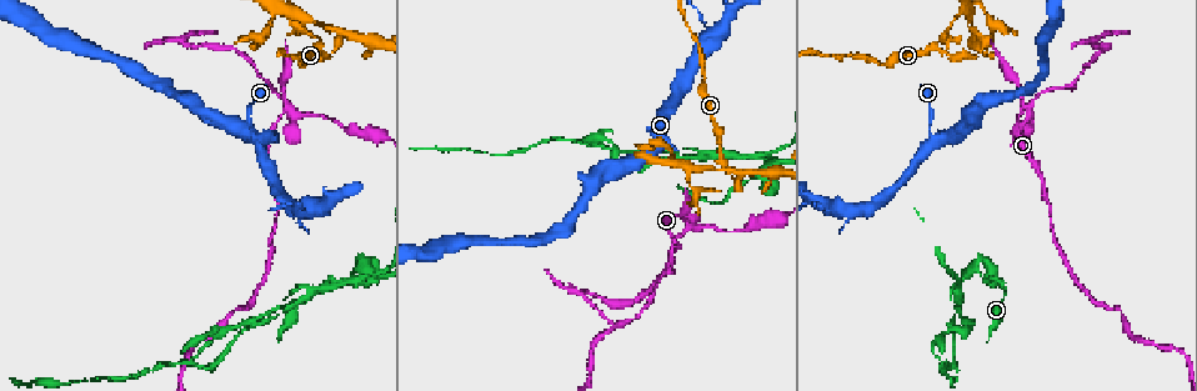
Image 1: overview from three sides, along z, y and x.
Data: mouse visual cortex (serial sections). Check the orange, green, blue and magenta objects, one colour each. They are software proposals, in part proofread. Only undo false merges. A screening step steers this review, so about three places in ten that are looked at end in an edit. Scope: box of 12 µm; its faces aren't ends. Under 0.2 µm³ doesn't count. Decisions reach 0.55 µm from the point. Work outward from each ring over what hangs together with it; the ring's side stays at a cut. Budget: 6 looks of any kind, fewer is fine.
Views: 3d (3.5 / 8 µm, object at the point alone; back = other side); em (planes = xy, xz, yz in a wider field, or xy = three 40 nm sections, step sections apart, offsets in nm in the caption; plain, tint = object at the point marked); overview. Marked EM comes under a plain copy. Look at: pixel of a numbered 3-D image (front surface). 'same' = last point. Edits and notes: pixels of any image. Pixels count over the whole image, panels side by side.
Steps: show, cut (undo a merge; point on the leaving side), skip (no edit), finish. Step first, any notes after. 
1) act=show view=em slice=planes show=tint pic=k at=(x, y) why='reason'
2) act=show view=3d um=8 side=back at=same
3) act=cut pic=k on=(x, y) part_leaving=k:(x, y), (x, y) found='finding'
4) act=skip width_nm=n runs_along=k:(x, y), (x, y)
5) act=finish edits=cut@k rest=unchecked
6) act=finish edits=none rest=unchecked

act=show view=3d um=3.5 pic=1 at=(686, 224) why='sharp bend'

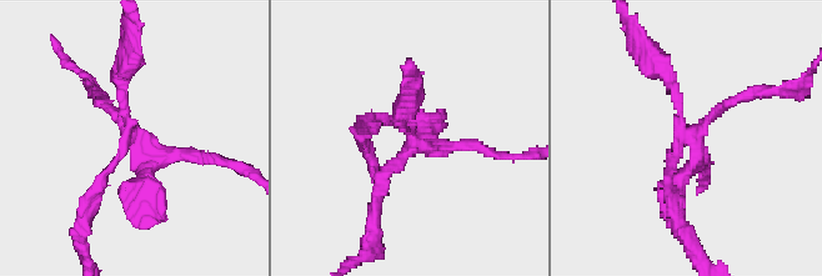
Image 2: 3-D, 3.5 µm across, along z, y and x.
act=show view=em slice=planes show=tint pic=2 at=(132, 132)

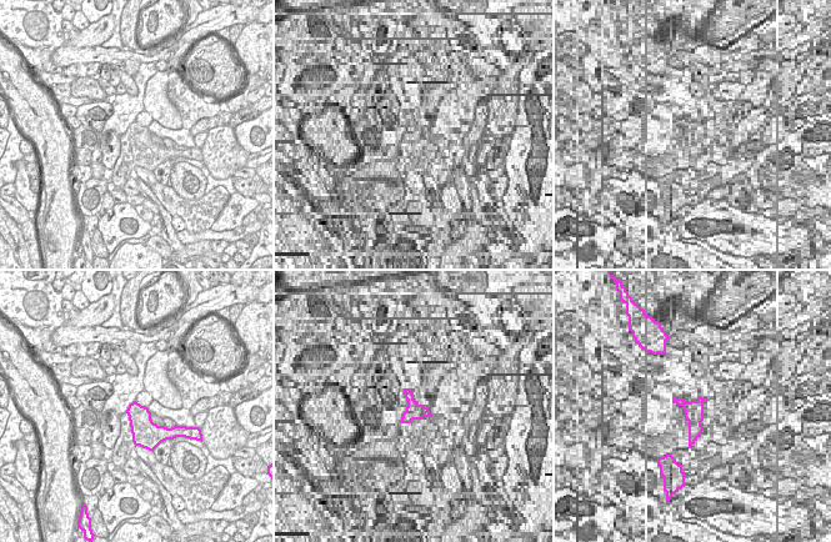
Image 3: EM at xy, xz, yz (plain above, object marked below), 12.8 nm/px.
act=cut pic=2 on=(427, 116) part_leaving=2:(411, 136), (416, 146), (481, 146), (507, 156) found='two cells meet here'

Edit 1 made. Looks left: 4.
act=show view=overview why='see it whole again'

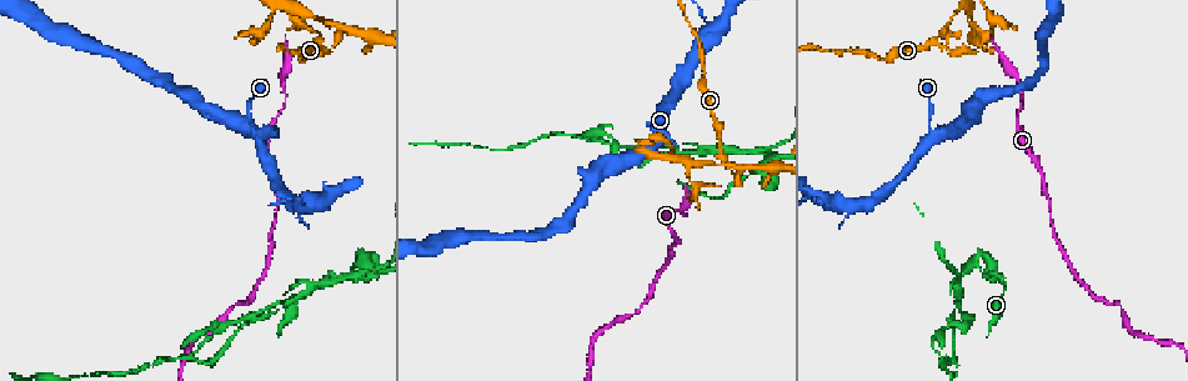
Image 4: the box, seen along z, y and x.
act=show view=3d um=8 pic=4 at=(980, 35) why='sharp bend'

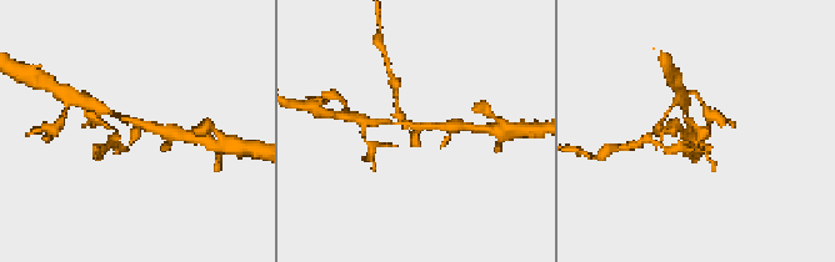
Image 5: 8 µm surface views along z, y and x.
act=show view=3d um=3.5 pic=5 at=(136, 131) why='zoom in'

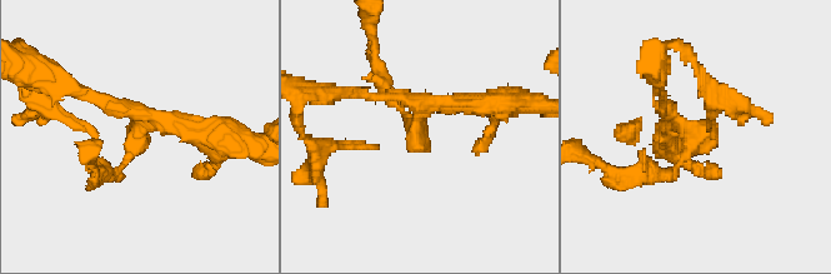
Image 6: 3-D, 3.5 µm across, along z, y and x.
act=show view=em slice=xy step=3 show=tint pic=6 at=(685, 133) why='shape alone is not enough'

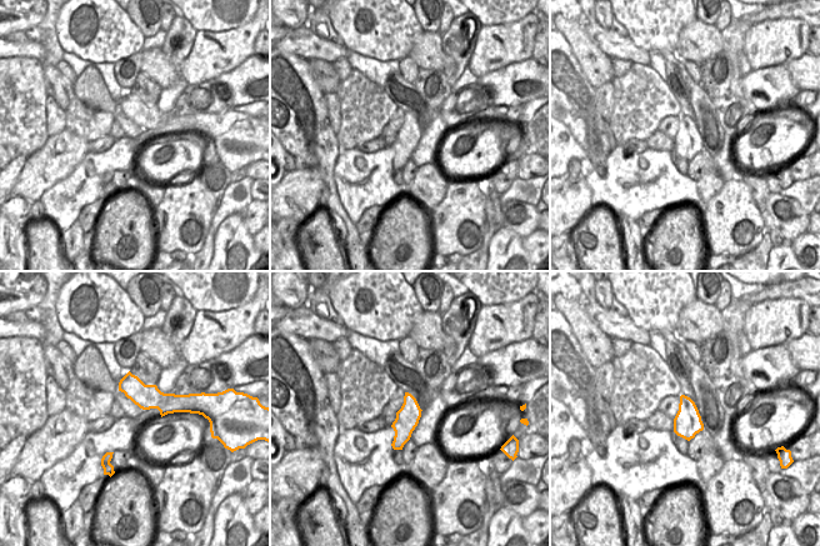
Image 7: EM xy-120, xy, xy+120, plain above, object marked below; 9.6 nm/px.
act=cut pic=6 on=(669, 120) part_leaving=6:(682, 162), (691, 139), (660, 89) found='a second cell is stuck on'

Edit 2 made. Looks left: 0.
act=finish edits=cut@2,cut@6 rest=unchecked

